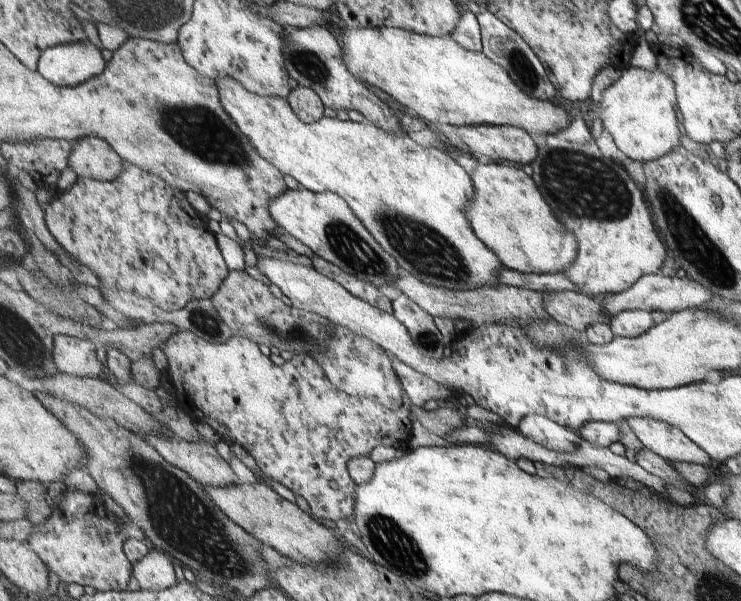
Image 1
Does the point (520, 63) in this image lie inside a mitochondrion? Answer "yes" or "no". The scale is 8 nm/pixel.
yes

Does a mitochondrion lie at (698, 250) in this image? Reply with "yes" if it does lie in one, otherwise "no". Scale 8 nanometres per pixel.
yes

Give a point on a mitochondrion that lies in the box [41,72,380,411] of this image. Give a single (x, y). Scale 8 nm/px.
(196, 129)

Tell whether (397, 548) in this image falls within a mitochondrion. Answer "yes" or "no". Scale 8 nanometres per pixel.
yes

